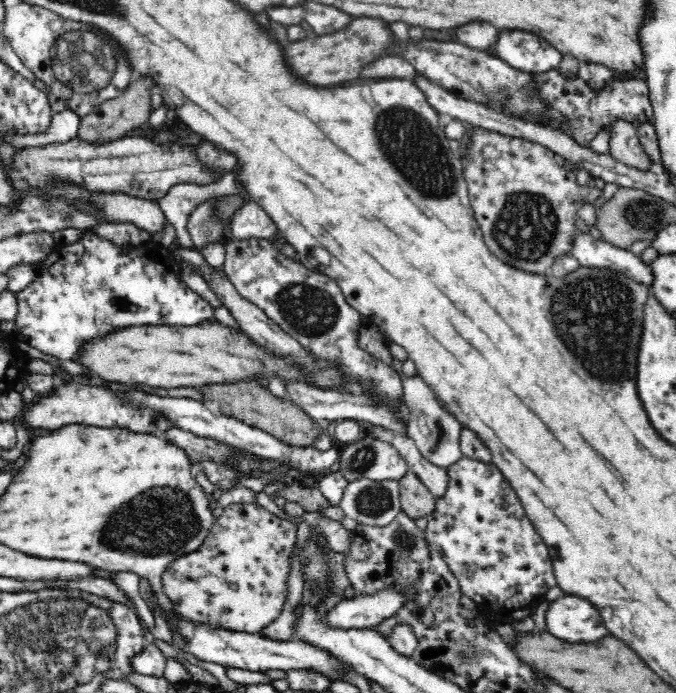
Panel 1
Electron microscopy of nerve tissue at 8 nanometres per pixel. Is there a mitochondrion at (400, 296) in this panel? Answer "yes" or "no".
no

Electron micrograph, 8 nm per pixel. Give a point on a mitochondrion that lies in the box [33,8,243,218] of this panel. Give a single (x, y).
(83, 67)

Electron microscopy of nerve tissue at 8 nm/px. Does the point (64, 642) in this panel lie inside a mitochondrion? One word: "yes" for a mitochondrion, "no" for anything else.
yes

